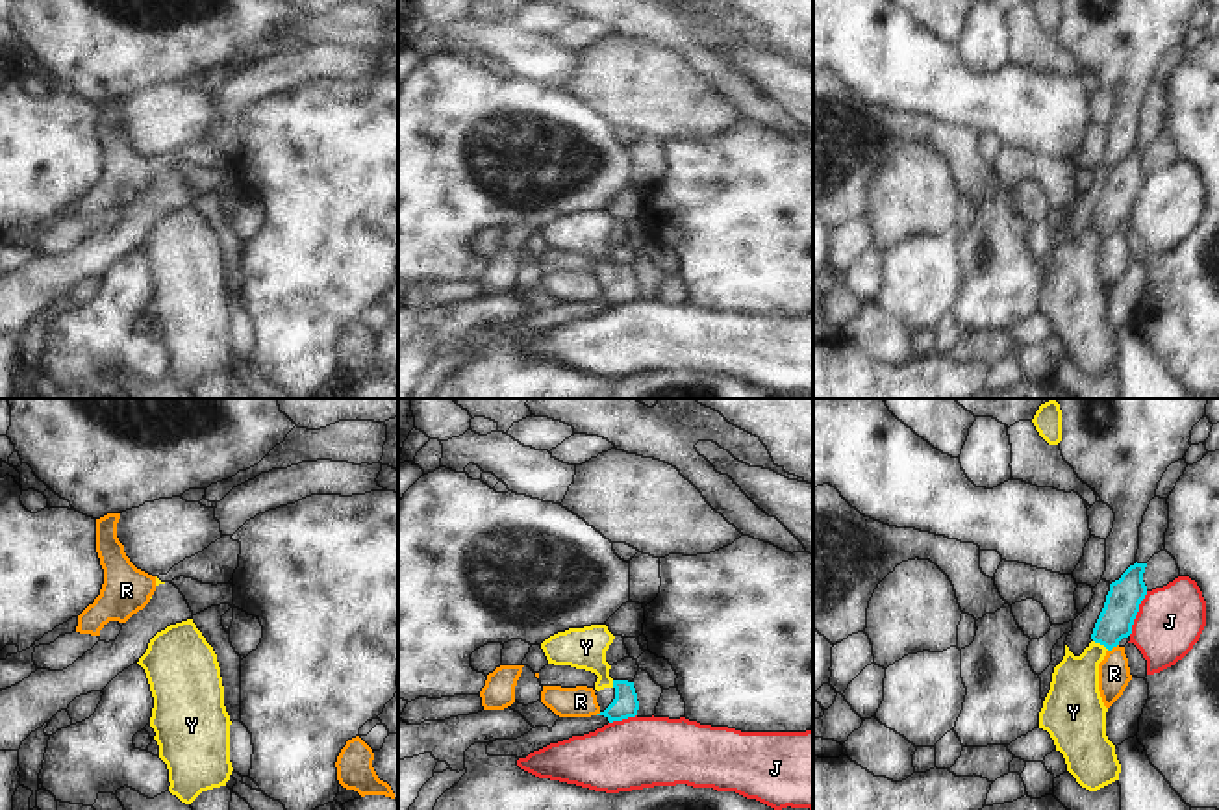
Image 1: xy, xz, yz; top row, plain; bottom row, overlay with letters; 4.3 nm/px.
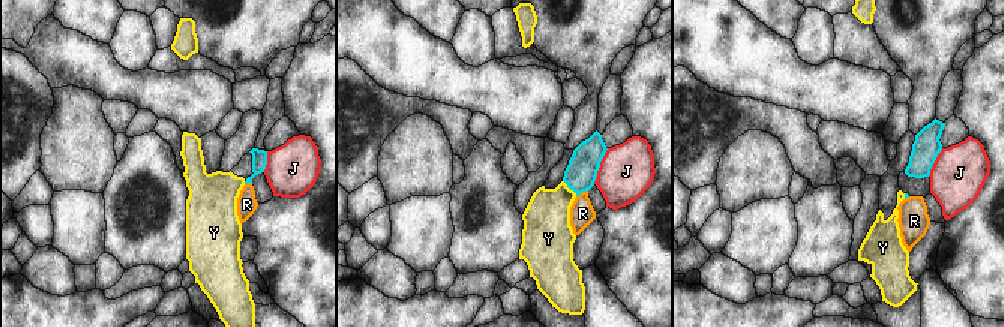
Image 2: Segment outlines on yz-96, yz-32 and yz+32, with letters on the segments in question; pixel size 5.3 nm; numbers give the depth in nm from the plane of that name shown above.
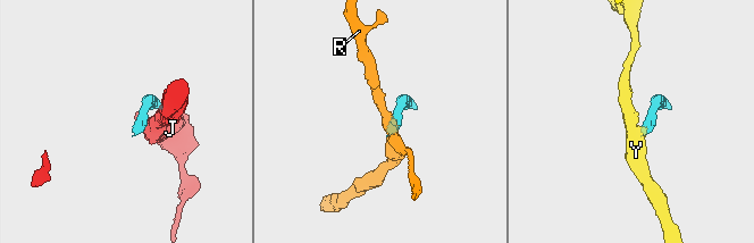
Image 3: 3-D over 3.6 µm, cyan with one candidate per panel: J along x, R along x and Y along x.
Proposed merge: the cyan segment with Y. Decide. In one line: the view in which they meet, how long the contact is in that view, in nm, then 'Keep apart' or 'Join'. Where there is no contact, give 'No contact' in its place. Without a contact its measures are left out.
Touches cyan in yz. Shared border 80 nm. Join.

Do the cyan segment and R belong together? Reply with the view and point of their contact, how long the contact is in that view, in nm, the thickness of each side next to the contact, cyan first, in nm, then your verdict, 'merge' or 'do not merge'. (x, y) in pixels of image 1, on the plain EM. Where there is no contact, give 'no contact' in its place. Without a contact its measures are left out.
yz (1112, 232) | 60 nm | 150/140 nm | do not merge

